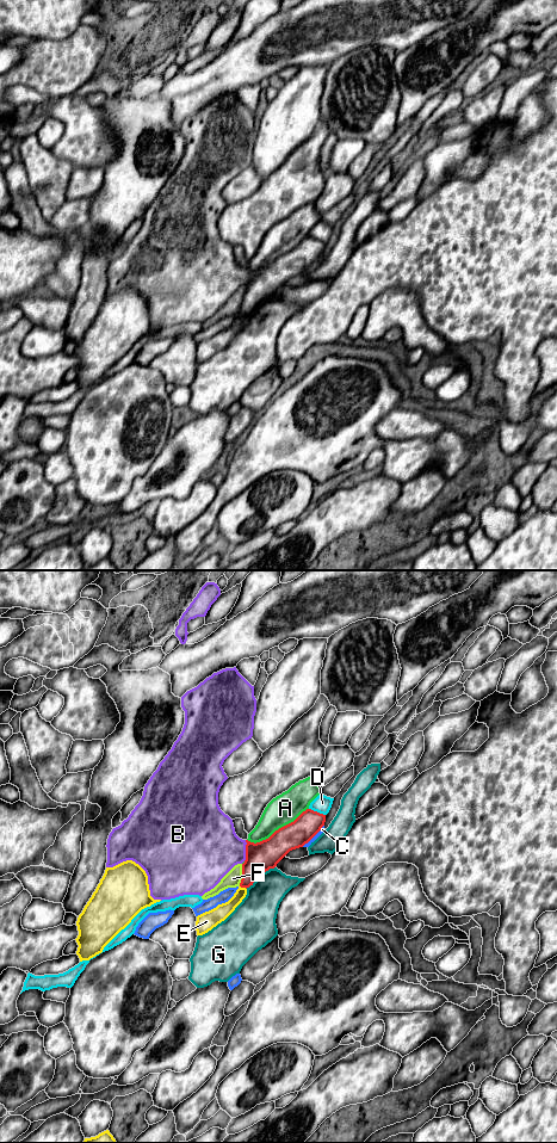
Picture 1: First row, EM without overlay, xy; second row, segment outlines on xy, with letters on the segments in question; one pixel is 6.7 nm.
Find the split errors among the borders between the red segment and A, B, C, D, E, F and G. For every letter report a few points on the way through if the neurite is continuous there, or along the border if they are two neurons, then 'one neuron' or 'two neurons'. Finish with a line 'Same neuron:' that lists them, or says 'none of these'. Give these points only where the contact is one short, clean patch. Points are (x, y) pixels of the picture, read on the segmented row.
A: two neurons
B: one neuron
C: two neurons
D: two neurons
E: two neurons
F: two neurons
G: two neurons
Same neuron: B

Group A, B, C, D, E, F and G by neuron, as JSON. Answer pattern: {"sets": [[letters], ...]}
{"sets": [["A"], ["B"], ["C"], ["D"], ["E"], ["F"], ["G"]]}

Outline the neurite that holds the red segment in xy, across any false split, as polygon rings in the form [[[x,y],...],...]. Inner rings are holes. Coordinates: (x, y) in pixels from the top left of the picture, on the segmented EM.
[[[236,667],[225,668],[187,691],[181,697],[181,708],[185,711],[181,734],[146,784],[140,803],[120,826],[112,829],[106,845],[106,867],[113,867],[126,860],[135,861],[148,876],[150,896],[161,901],[184,895],[203,896],[237,864],[242,865],[240,886],[247,889],[264,872],[274,869],[290,851],[308,844],[326,822],[326,815],[307,809],[293,822],[279,828],[266,840],[254,844],[240,839],[235,833],[233,820],[218,805],[218,792],[228,779],[222,767],[224,760],[253,736],[256,712],[254,686],[239,673]]]

